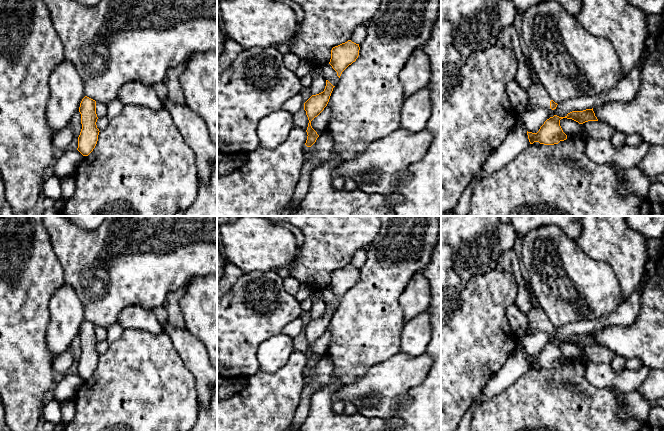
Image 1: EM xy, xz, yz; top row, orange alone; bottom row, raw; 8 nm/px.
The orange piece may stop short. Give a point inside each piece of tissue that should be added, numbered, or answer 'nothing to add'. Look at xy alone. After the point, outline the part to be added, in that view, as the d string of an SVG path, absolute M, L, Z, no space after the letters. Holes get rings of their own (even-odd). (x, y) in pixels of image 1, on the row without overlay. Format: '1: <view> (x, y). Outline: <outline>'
nothing to add

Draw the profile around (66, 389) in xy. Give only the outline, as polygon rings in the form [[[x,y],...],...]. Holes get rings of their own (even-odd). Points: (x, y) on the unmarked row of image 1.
[[[68,372],[62,380],[52,389],[54,400],[61,402],[74,399],[84,380],[78,375]]]

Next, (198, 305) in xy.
[[[217,275],[191,279],[179,306],[185,329],[204,344],[217,371]]]

